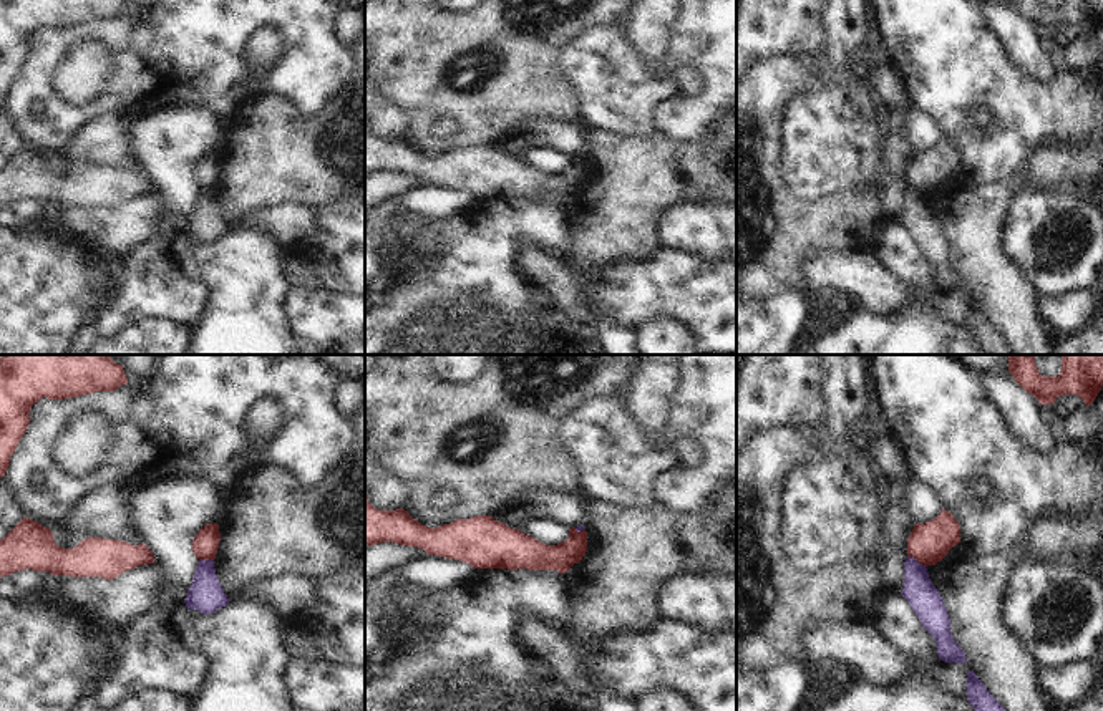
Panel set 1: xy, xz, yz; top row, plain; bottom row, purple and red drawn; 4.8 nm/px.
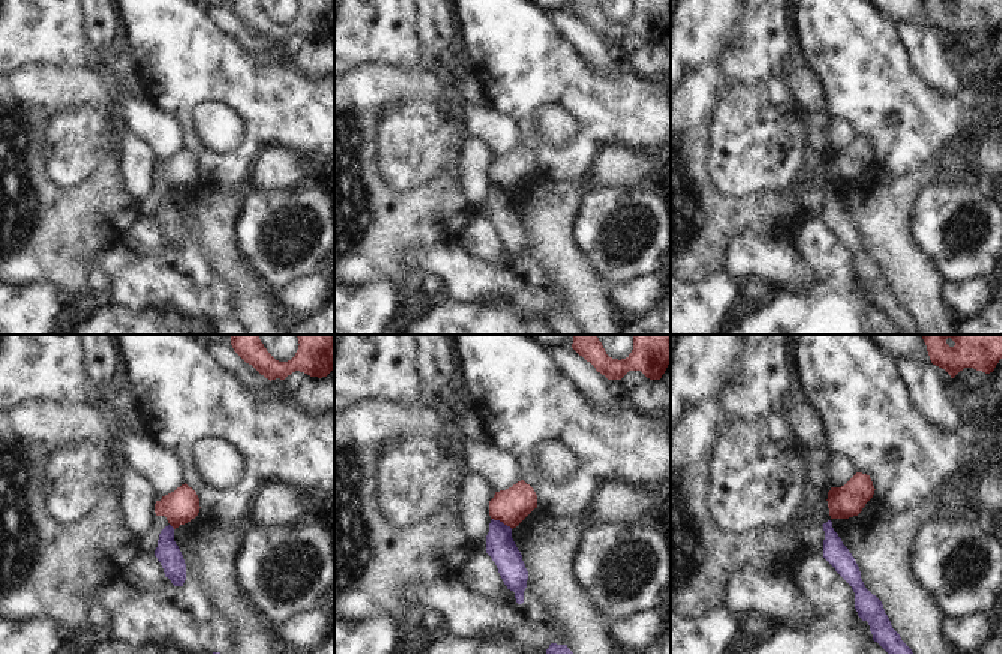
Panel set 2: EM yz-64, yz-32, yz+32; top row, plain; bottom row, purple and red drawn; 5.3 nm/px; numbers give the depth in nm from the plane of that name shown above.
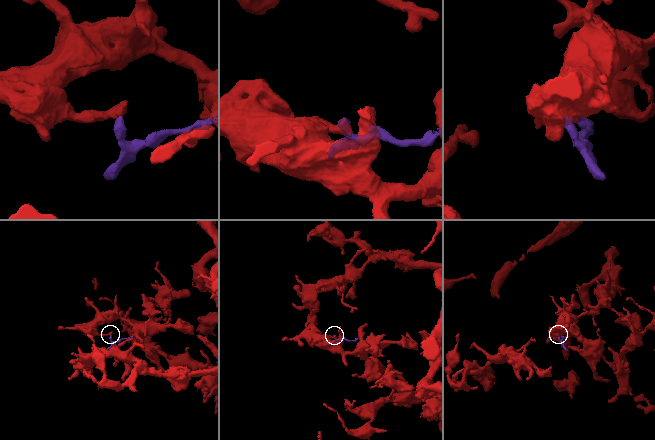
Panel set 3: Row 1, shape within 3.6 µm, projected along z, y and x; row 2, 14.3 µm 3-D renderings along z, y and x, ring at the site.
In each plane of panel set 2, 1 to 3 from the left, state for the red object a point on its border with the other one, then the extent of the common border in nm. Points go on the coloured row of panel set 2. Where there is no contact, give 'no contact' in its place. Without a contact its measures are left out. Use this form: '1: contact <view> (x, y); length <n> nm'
1: contact yz-64 (171, 527); length 40 nm
2: contact yz-32 (501, 522); length 130 nm
3: no contact

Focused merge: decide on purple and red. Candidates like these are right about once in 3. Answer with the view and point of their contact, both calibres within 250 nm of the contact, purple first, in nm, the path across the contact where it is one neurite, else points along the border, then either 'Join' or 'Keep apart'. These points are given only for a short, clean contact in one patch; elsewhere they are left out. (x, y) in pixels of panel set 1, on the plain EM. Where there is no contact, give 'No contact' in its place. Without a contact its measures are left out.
Touches purple at yz (916, 189). Thickness 160 nm (purple) against 200 nm. Boundary: yz (908, 184), (926, 194). Keep apart

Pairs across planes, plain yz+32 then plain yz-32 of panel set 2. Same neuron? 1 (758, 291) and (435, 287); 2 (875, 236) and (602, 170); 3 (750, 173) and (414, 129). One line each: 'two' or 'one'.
1: one
2: two
3: one

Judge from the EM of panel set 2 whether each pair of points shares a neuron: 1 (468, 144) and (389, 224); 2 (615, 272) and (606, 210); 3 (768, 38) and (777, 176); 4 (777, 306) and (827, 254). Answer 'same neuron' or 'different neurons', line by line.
1: different neurons
2: same neuron
3: same neuron
4: same neuron

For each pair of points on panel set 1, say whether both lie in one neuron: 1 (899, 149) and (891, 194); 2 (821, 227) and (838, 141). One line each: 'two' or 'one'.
1: one
2: two

